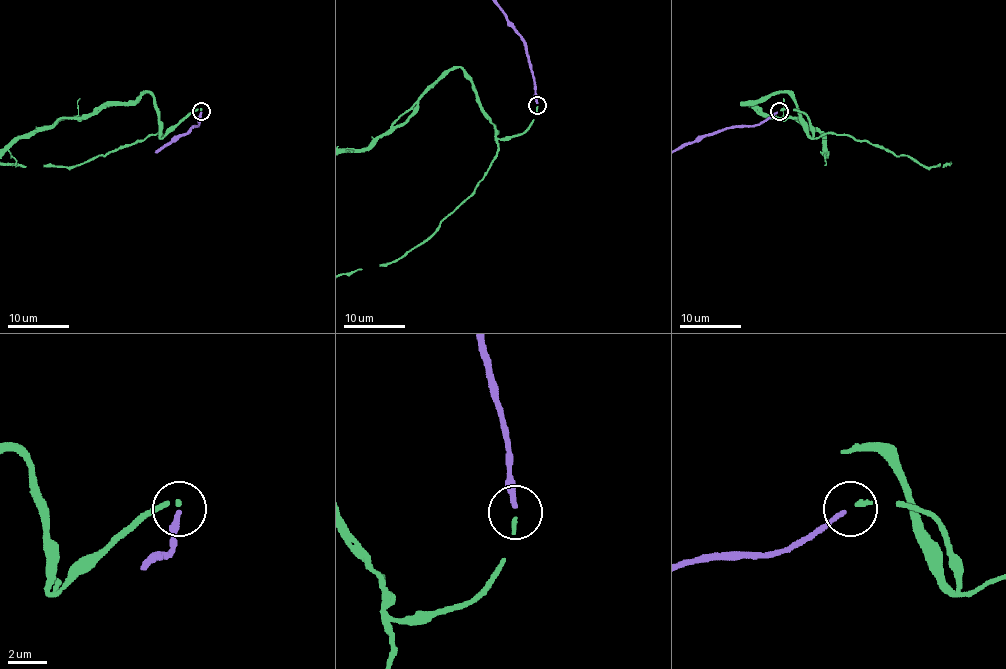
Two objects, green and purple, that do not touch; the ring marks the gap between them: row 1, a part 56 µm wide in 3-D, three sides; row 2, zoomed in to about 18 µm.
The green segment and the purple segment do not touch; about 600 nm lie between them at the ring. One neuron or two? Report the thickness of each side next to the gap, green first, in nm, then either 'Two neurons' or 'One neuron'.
Thickness 240 nm (green) against 240 nm. One neuron

